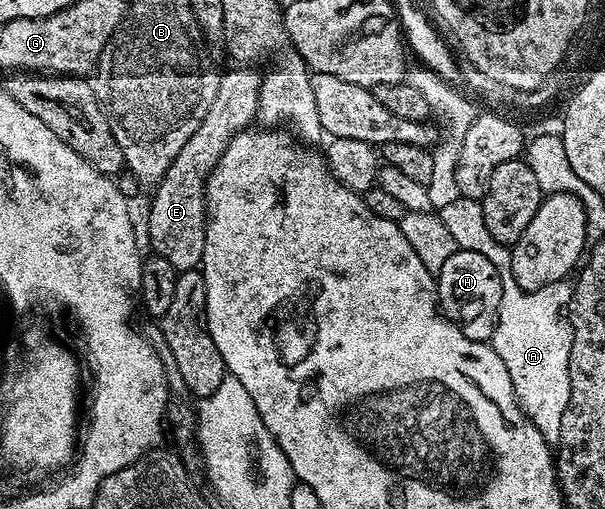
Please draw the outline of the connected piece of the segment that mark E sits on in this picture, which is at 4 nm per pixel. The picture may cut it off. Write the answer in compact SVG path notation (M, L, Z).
M235 65L232 71L225 72L220 79L218 76L209 113L205 113L201 125L197 125L197 133L185 141L181 153L177 153L173 165L169 165L165 177L154 188L152 195L155 196L147 211L150 250L165 257L165 261L169 261L169 265L173 265L178 272L194 271L203 262L207 228L207 179L235 134L256 122L263 75L255 72L255 69L251 65Z

